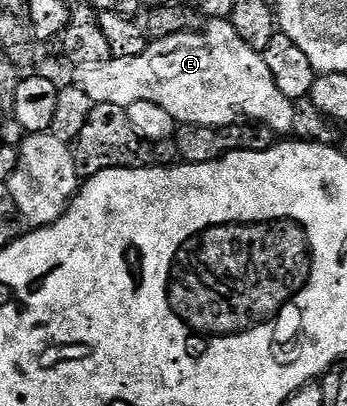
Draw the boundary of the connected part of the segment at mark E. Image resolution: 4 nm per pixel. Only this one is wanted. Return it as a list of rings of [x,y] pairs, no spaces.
[[[214,19],[201,31],[181,33],[168,39],[150,41],[143,53],[135,57],[114,57],[103,65],[81,70],[82,90],[93,99],[95,105],[125,105],[139,102],[156,103],[172,115],[178,125],[199,125],[200,127],[224,127],[239,123],[266,125],[275,135],[290,135],[298,121],[295,102],[283,95],[268,71],[263,54],[257,53],[244,39],[236,35],[229,20]]]

